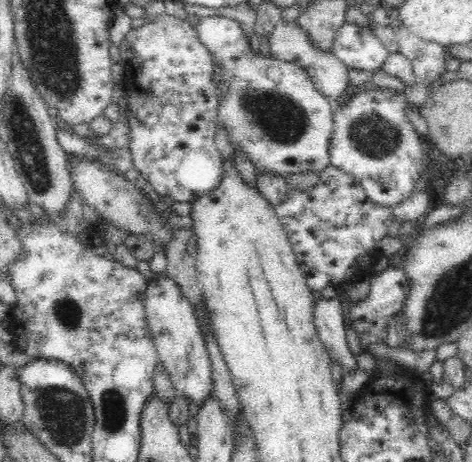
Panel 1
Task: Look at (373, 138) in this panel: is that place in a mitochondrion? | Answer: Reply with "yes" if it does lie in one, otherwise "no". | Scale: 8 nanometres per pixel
yes

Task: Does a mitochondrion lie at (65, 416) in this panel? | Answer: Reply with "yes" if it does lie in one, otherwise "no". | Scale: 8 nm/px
yes

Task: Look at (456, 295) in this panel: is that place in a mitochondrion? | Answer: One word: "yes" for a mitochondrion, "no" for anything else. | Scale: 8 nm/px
yes

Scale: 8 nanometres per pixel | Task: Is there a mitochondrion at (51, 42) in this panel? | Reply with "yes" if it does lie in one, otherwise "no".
yes

